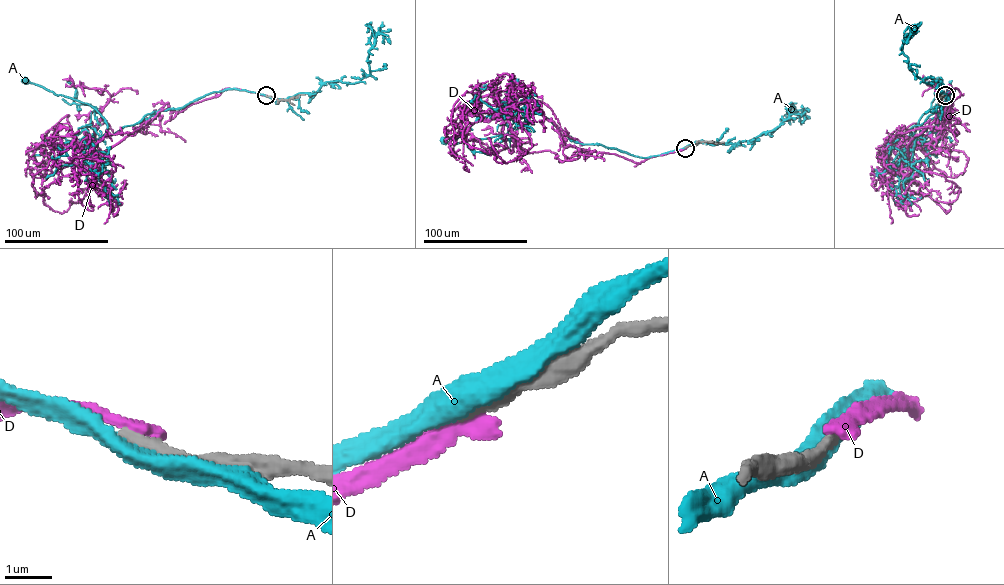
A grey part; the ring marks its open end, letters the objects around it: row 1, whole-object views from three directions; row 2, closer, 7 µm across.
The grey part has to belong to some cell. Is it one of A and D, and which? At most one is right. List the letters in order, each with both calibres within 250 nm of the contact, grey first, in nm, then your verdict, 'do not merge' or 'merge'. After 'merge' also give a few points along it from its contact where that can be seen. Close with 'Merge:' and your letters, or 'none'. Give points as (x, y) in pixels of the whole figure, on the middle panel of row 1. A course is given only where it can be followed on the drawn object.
A: 360 nm thick on the grey side, 440 nm on the other; do not merge
D: 300 nm thick on the grey side, 400 nm on the other; do not merge
Merge: none

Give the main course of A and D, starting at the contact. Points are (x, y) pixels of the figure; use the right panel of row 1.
A: (944, 96), (954, 89), (941, 110), (914, 126), (911, 134), (931, 107), (941, 84), (937, 80)
D: (944, 95), (960, 93), (910, 140), (902, 162), (892, 136), (928, 146), (947, 134), (944, 155)

